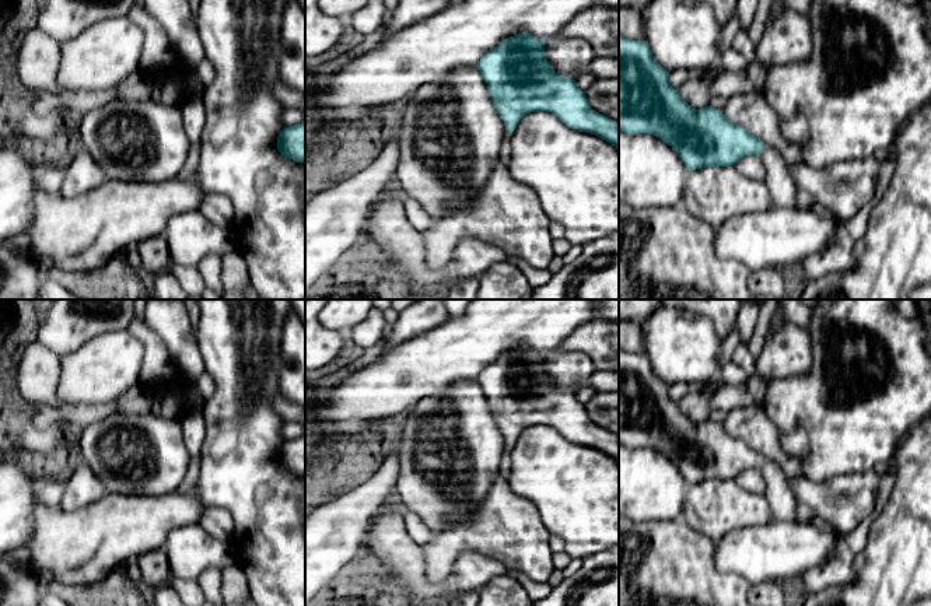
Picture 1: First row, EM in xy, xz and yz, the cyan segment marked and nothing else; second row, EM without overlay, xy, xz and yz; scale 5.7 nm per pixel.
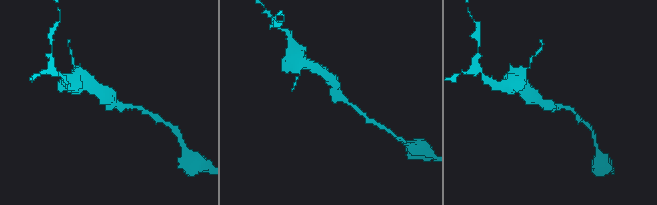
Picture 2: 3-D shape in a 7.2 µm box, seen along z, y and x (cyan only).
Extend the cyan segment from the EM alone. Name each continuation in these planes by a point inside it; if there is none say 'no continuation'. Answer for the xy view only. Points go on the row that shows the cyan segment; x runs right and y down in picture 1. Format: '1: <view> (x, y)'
no continuation

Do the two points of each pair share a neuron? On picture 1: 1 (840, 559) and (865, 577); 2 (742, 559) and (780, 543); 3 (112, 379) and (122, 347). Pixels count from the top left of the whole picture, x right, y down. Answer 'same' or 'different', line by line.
1: different
2: same
3: same

